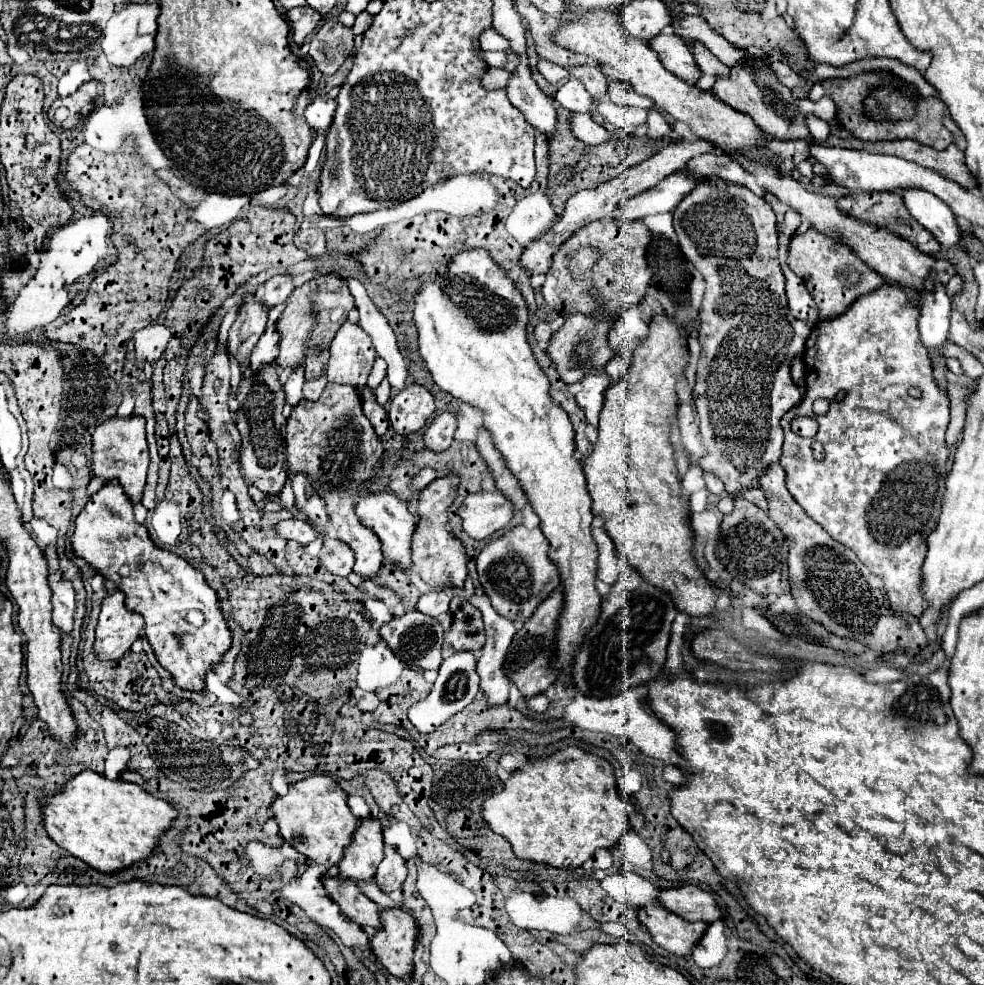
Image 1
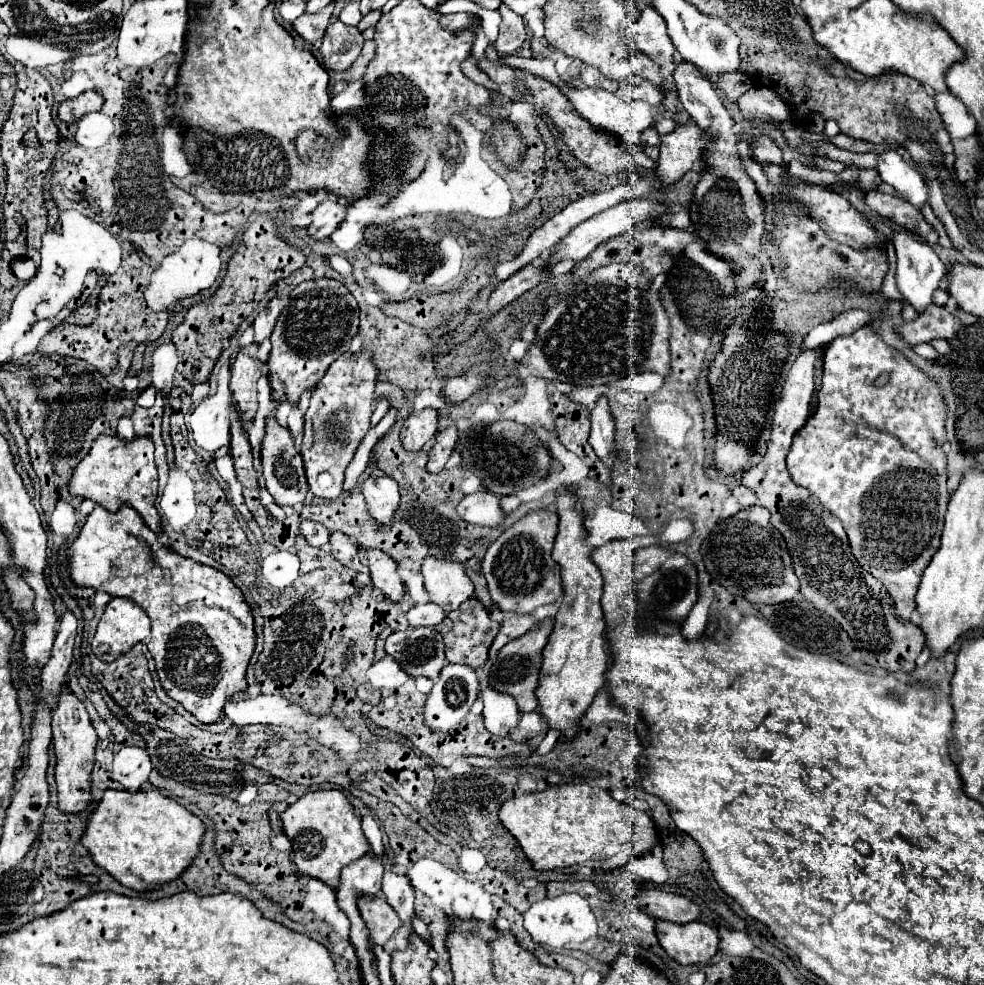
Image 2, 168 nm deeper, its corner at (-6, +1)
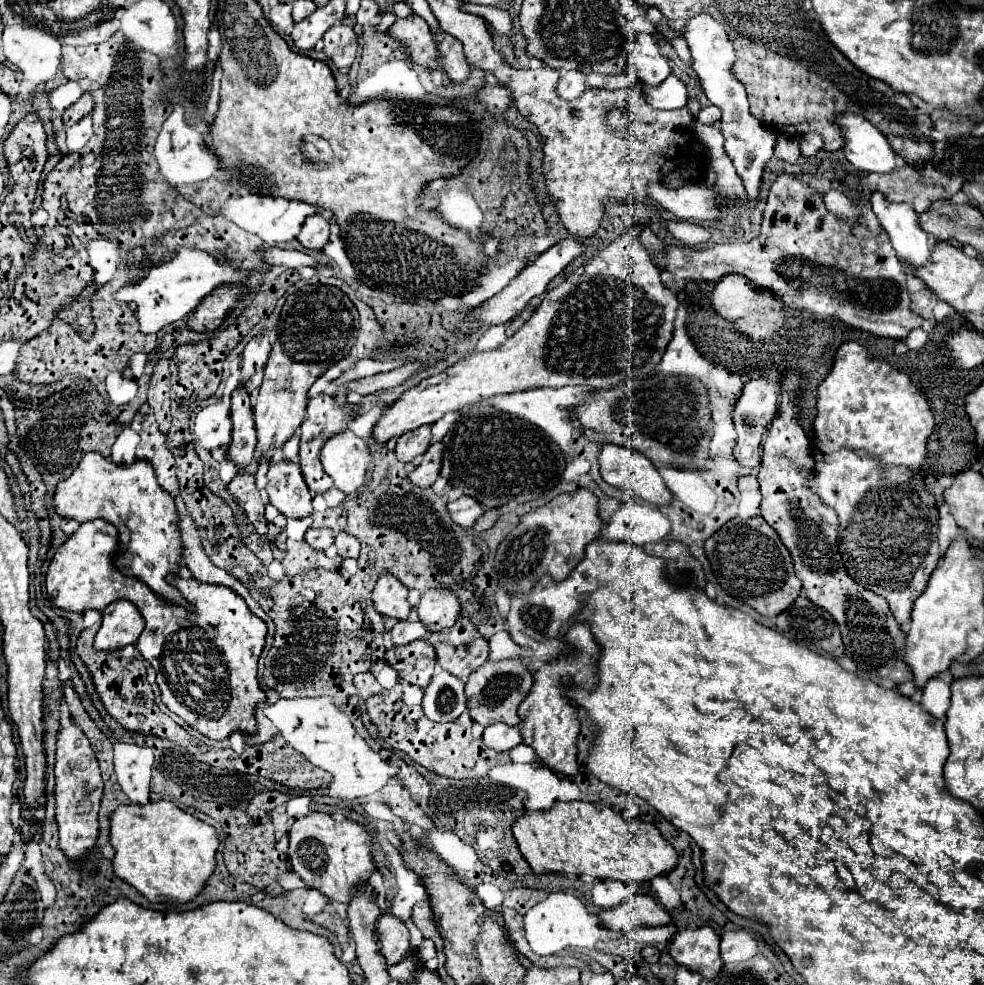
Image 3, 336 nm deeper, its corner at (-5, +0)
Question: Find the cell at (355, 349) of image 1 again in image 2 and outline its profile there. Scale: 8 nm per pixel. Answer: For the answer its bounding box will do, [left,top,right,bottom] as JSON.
[300,353,378,499]

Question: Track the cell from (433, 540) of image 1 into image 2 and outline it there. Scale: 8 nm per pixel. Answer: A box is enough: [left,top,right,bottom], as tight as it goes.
[422,557,474,613]

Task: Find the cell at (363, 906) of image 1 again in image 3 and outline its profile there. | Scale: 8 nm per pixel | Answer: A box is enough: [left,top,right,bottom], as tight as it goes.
[377,914,409,964]

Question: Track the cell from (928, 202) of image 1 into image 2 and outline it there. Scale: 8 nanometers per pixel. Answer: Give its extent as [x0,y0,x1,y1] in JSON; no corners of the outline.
[876,151,928,209]

